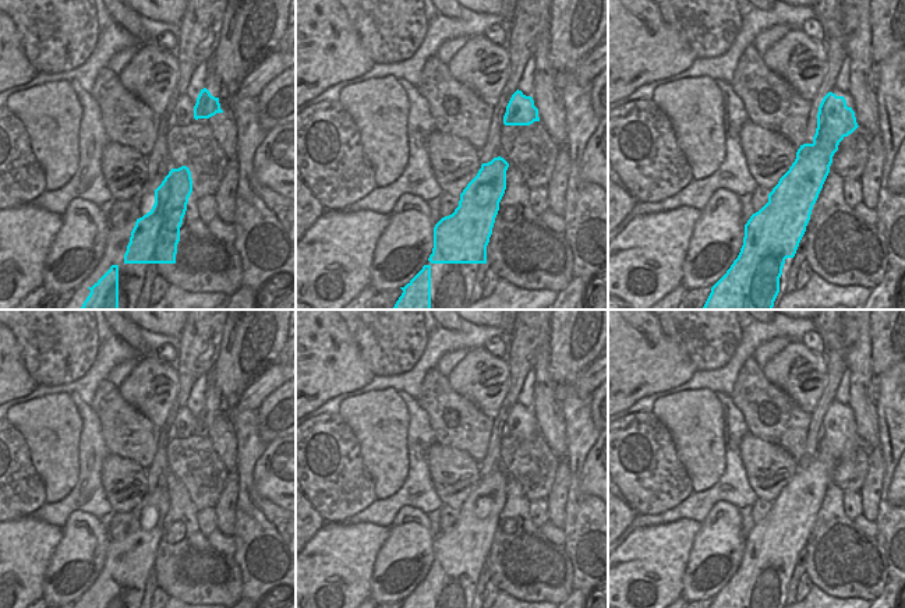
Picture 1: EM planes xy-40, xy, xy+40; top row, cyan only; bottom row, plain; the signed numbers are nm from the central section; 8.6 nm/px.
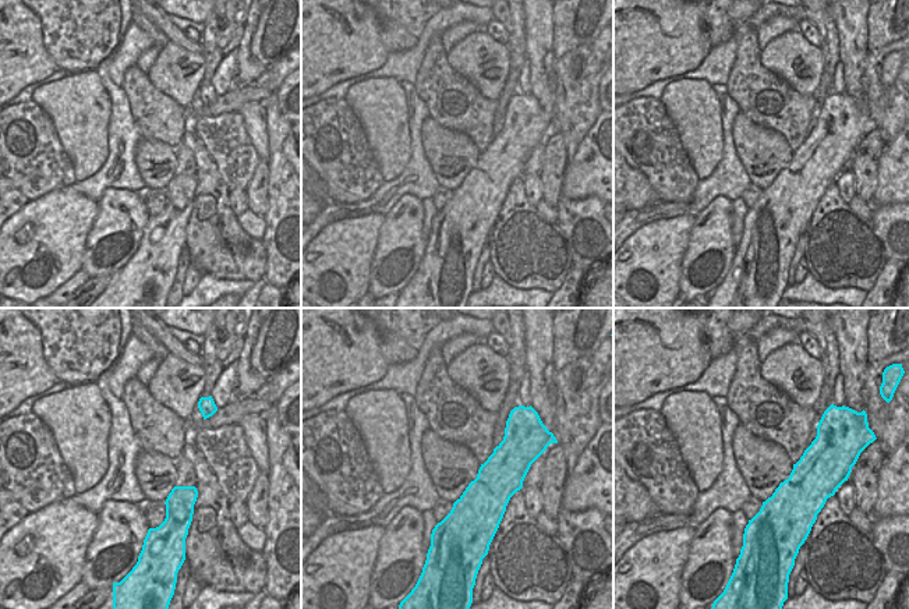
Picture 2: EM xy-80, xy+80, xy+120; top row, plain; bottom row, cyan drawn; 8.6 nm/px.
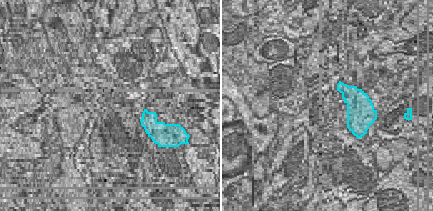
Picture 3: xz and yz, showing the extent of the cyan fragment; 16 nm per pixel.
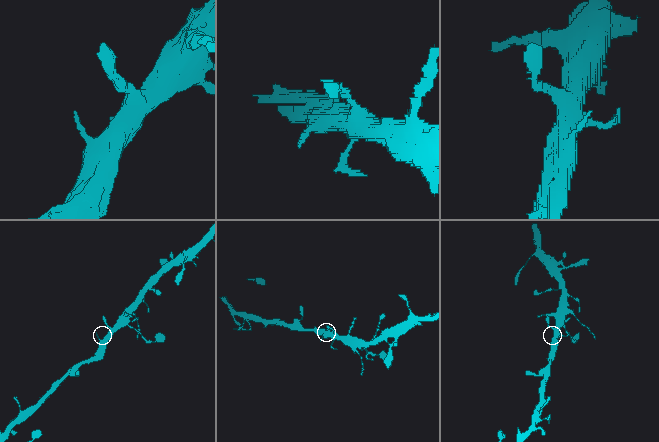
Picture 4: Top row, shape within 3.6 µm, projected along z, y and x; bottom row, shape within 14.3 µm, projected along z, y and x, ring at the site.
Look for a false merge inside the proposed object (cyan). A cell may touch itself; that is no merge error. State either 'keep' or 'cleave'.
keep

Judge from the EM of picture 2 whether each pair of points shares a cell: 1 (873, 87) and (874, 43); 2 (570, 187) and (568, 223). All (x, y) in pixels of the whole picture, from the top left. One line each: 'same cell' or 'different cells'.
1: different cells
2: different cells

